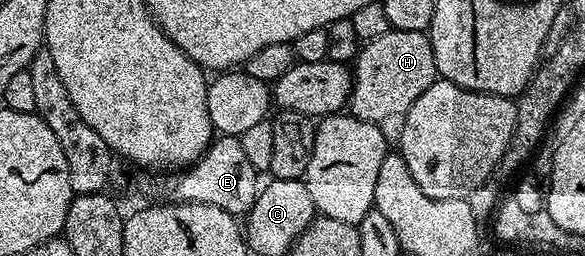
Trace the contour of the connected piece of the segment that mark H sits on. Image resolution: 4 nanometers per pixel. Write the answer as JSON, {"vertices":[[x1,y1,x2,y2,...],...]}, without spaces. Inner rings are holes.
{"vertices":[[388,27,385,35,377,35,377,39,366,42,355,56,349,98,350,116,376,123,384,123,383,121,389,120,390,117,398,118,406,114,408,107,417,99,417,95,424,93,436,80,430,36,424,31,401,31]]}

